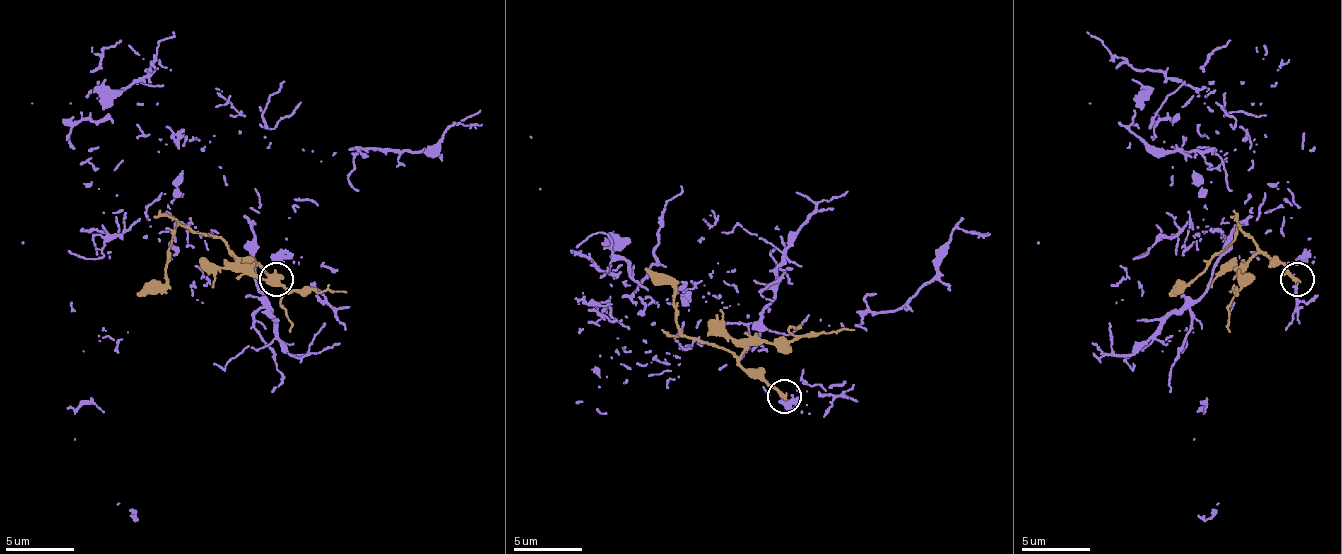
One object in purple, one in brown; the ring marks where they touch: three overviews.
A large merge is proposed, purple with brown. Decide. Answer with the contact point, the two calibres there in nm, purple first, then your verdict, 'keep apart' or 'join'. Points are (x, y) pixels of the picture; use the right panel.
place (1297, 279); calibres 40 and 280 nm; keep apart

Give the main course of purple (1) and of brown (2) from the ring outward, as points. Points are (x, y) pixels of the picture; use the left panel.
1: (275, 280), (289, 218), (255, 208), (245, 242), (94, 239), (128, 331), (74, 437), (128, 516)
2: (275, 280), (255, 263), (241, 263), (217, 235), (180, 225), (169, 246), (166, 280), (135, 294)

